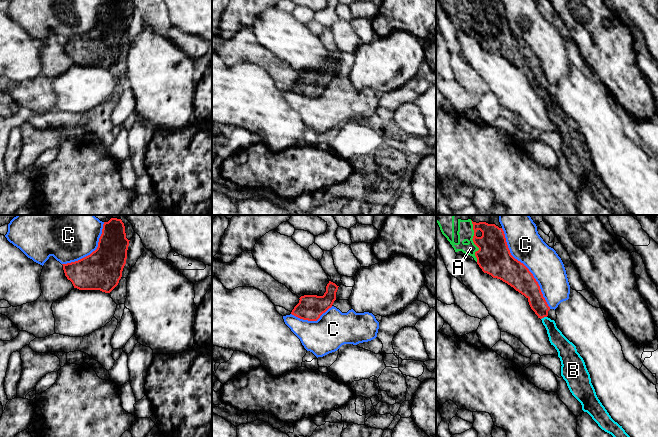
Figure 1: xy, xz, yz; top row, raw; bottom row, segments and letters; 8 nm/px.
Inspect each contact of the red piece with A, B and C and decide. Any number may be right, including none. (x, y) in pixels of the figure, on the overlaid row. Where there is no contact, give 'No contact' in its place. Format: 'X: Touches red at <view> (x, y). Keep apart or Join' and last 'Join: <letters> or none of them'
A: Touches red at yz (473, 241). Join
B: Touches red at yz (543, 317). Join
C: Touches red at yz (526, 267). Keep apart
Join: A, B

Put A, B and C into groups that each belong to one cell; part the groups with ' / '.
A B / C

